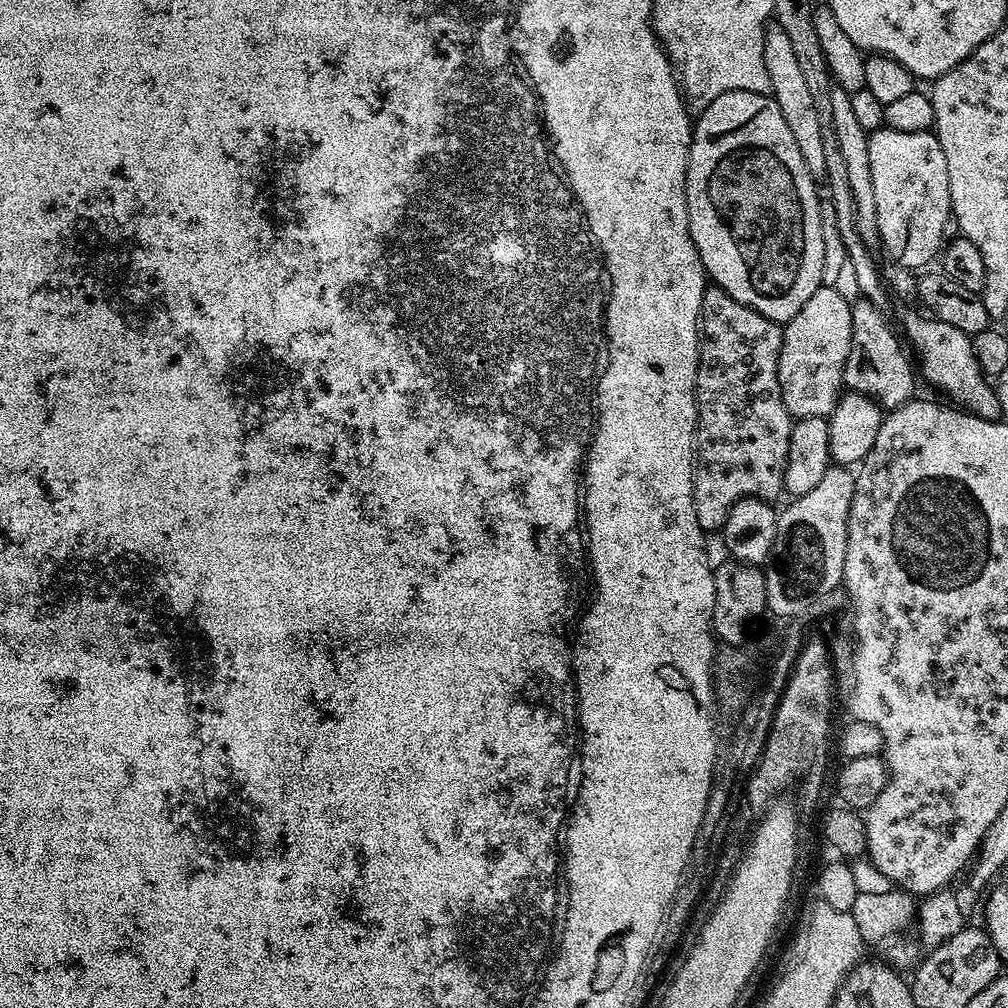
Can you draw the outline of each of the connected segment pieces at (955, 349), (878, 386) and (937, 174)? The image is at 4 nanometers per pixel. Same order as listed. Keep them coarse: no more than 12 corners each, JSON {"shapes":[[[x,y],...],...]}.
{"shapes":[[[916,312],[904,316],[918,368],[953,405],[1000,420],[996,389],[972,337]],[[852,304],[843,387],[891,410],[917,373],[888,316]],[[935,131],[868,138],[880,242],[939,257],[952,214]]]}

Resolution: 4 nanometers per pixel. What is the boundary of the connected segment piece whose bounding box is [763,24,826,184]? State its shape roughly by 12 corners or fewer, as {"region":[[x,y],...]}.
{"region":[[777,24],[763,57],[811,177],[825,181],[823,121],[816,116],[793,45]]}

